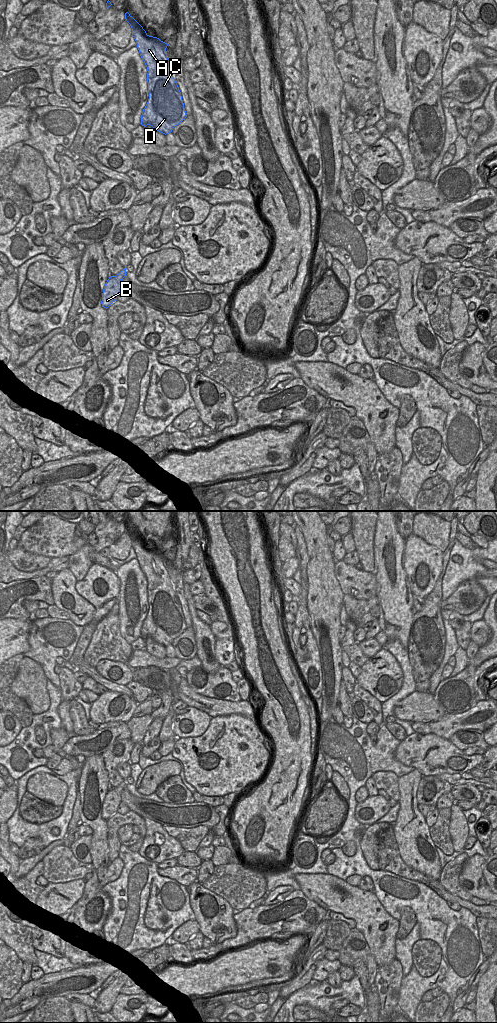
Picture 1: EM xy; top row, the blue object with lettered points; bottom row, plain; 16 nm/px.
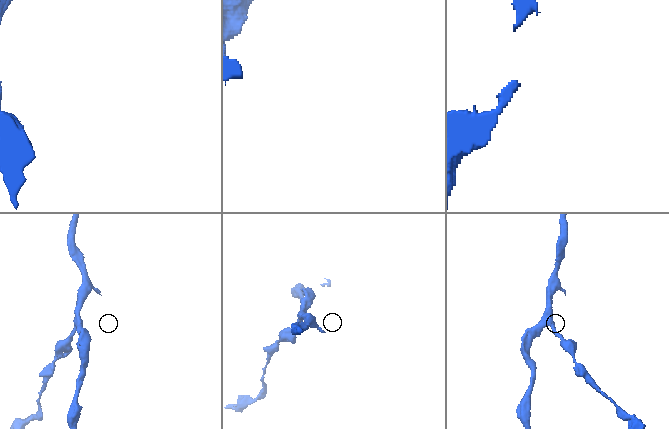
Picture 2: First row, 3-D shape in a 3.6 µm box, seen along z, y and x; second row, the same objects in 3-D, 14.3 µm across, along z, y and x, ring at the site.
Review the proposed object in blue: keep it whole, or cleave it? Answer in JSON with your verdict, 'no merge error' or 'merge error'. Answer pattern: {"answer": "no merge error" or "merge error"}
{"answer": "no merge error"}

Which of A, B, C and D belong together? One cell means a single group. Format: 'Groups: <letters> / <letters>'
Groups: A B C D

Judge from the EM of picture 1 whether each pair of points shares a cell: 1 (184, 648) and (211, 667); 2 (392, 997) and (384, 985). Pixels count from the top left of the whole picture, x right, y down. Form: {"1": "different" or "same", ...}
{"1": "different", "2": "same"}

